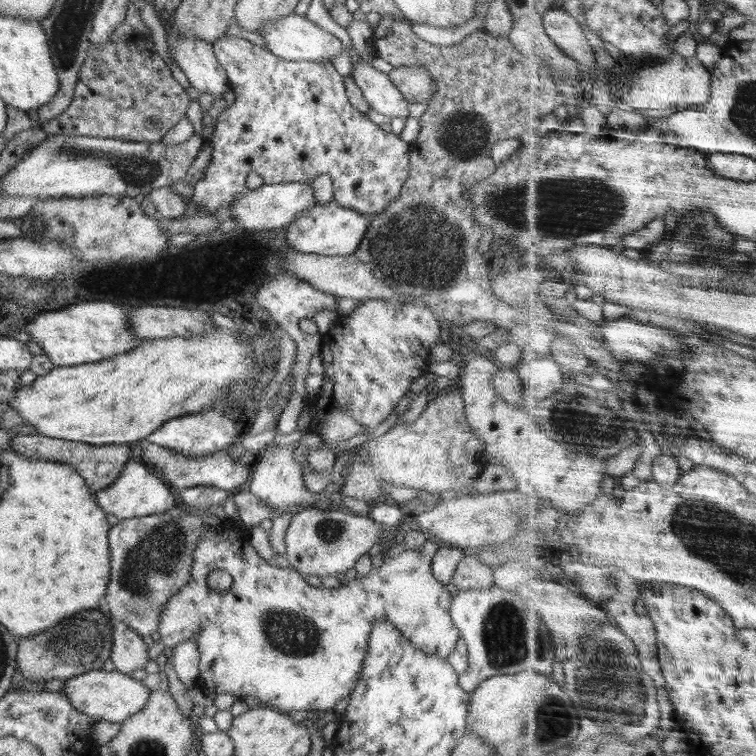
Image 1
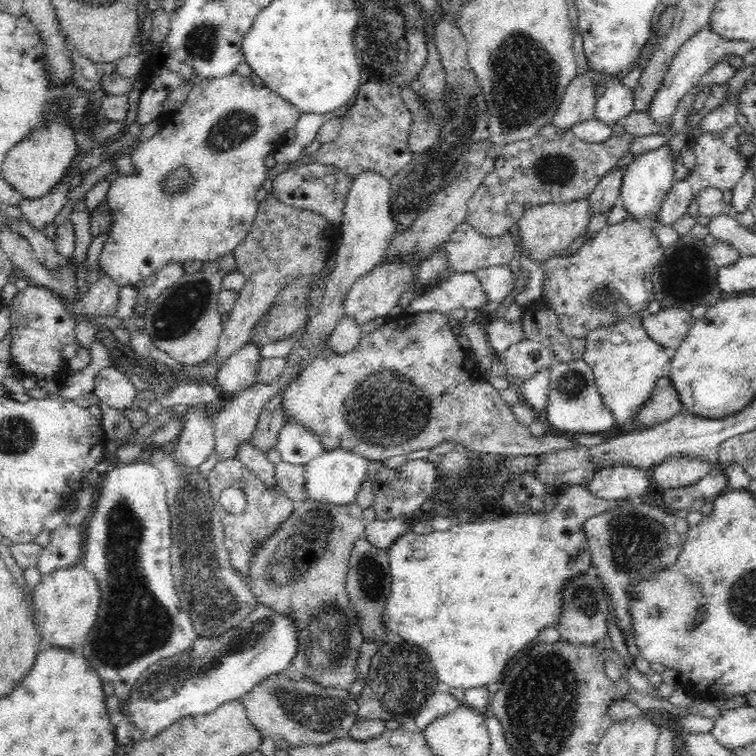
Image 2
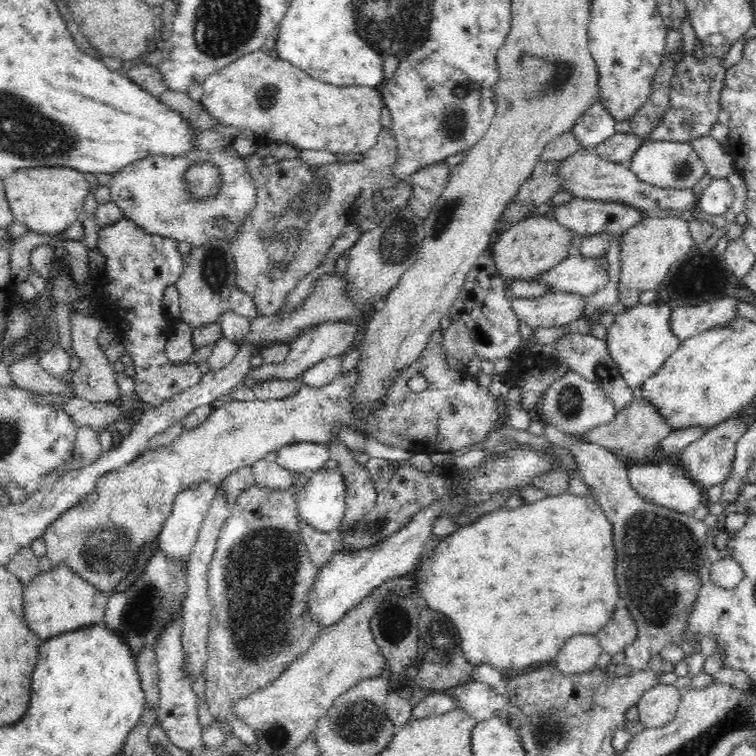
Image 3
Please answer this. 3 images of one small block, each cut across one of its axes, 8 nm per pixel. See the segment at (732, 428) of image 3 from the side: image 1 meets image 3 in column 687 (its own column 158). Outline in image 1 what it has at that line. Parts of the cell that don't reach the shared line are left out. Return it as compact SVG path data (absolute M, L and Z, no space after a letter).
M145 439L140 441L144 464L152 465L156 474L162 477L174 491L204 485L232 493L237 489L245 488L251 476L252 467L239 459L235 459L228 451L218 451L211 455L195 458L176 454L168 448L162 448L160 445L152 444Z

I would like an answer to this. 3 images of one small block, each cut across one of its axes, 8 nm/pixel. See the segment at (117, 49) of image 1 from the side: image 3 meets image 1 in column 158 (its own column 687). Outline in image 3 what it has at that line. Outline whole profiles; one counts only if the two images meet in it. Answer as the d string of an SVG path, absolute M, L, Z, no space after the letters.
M690 55L682 56L678 60L676 71L671 81L669 95L669 108L660 124L646 136L644 141L670 141L689 143L692 138L704 138L710 135L712 125L718 122L721 110L721 93L725 84L728 68L722 66L723 58L705 56L705 61L700 61Z

